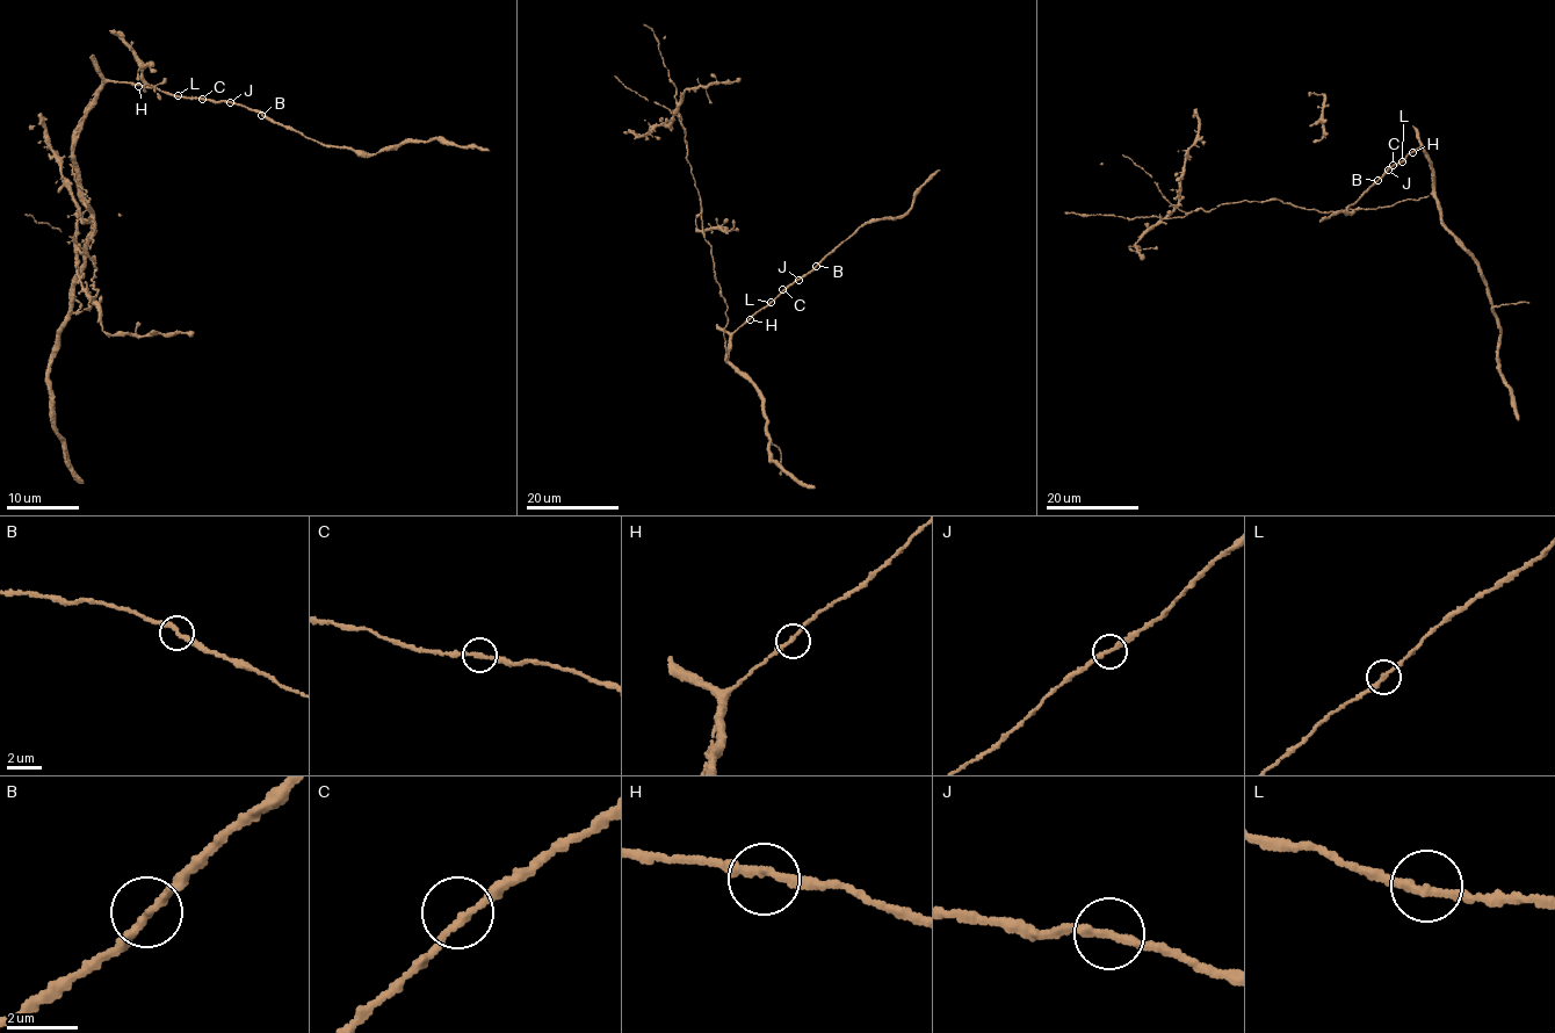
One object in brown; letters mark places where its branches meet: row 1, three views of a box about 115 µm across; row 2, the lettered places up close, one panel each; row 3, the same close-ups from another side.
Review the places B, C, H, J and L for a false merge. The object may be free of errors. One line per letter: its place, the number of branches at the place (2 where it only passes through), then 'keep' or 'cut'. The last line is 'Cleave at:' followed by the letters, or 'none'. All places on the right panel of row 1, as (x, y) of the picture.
B: at (1378, 180); 2 branches meet; keep
C: at (1393, 165); 2 branches meet; keep
H: at (1412, 152); 2 branches meet; keep
J: at (1388, 170); 2 branches meet; keep
L: at (1402, 161); 2 branches meet; keep
Cleave at: none

